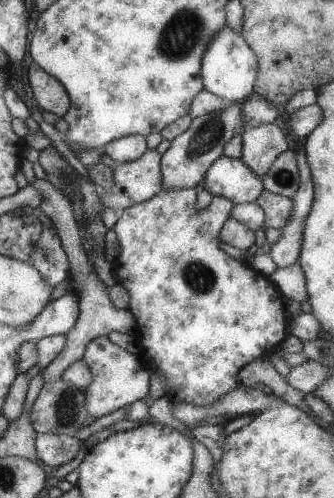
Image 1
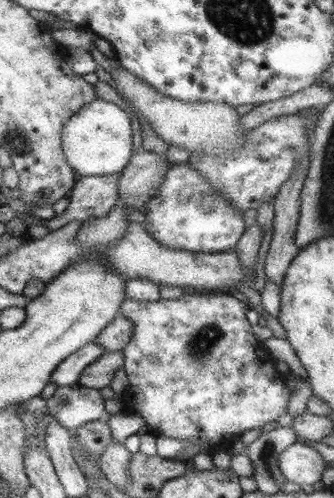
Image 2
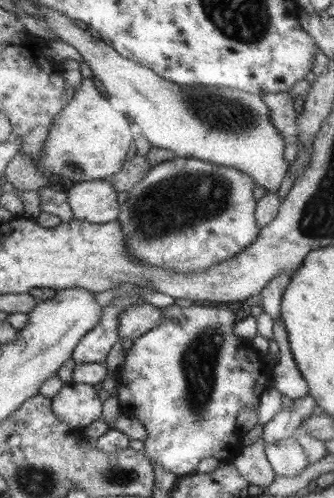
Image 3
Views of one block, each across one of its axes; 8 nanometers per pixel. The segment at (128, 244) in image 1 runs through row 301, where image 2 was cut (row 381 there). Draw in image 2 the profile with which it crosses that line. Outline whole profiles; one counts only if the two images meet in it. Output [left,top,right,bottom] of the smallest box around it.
[119,292,289,464]

